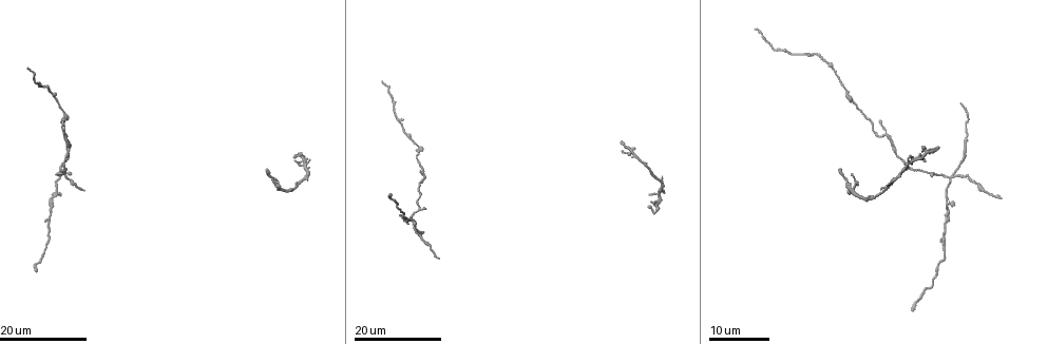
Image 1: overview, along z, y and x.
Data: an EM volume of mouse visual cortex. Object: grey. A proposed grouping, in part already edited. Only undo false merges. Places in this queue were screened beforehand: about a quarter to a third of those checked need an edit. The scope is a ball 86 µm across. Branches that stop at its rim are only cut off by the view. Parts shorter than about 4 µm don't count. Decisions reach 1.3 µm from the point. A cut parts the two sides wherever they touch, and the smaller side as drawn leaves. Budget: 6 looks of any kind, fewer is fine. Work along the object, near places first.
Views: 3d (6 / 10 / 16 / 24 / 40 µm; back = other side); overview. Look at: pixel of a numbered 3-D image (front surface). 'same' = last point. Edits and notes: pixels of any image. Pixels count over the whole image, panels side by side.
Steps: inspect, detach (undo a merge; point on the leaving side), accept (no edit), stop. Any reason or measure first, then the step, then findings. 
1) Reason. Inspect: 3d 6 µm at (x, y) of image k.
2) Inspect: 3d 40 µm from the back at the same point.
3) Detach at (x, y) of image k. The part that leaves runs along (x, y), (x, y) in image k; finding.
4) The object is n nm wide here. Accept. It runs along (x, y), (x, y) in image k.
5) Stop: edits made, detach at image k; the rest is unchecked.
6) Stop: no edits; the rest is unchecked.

Four-way junction. Inspect: 3d 16 µm at (58, 178) of image 1.

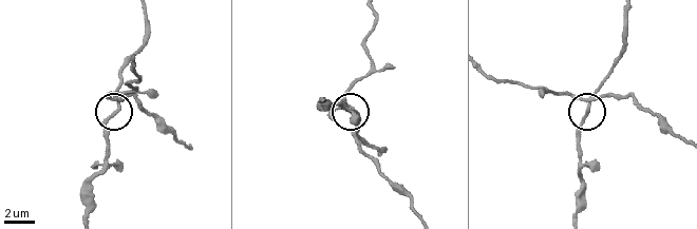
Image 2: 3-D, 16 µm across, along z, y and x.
Inspect: 3d 10 µm at (586, 107) of image 2.

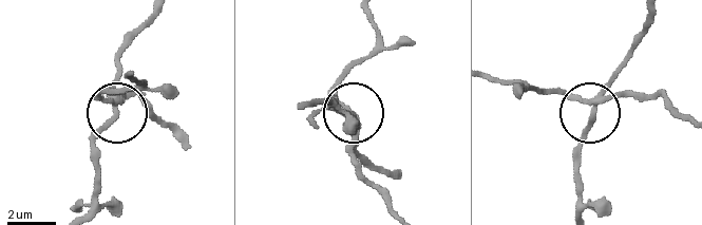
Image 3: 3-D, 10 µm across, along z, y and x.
Accept. It runs along (131, 74), (139, 85), (100, 92), (117, 109), (117, 60) in image 3; continuous, no second neuron.

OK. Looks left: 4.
Branch point. Inspect: 3d 24 µm at (424, 175) of image 1.

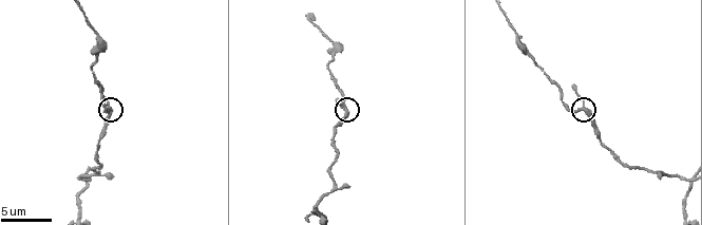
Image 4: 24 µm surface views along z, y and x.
Zoom in. Inspect: 3d 10 µm at (586, 111) of image 4.

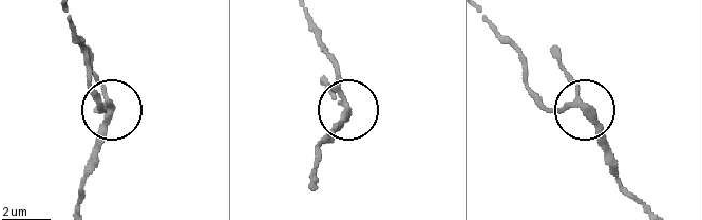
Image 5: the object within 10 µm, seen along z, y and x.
The side arm is 44 µm long. Accept. All the same neuron.

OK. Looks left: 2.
Inspect: 3d 24 µm at (44, 88) of image 1.

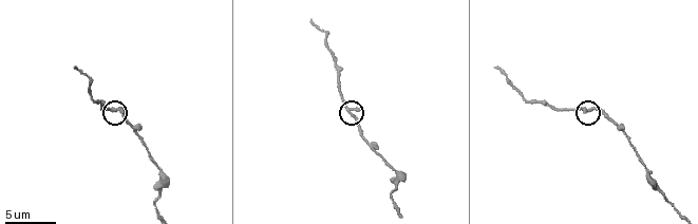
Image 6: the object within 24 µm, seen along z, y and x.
Closer look. Inspect: 3d 6 µm at (347, 107) of image 6.

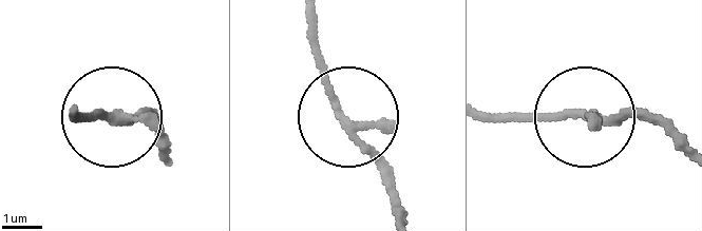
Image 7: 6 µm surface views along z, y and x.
Accept. It runs along (401, 210), (338, 110), (307, 32) in image 7; all the same neuron.

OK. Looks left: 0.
Stop: no edits; the rest is unchecked.

